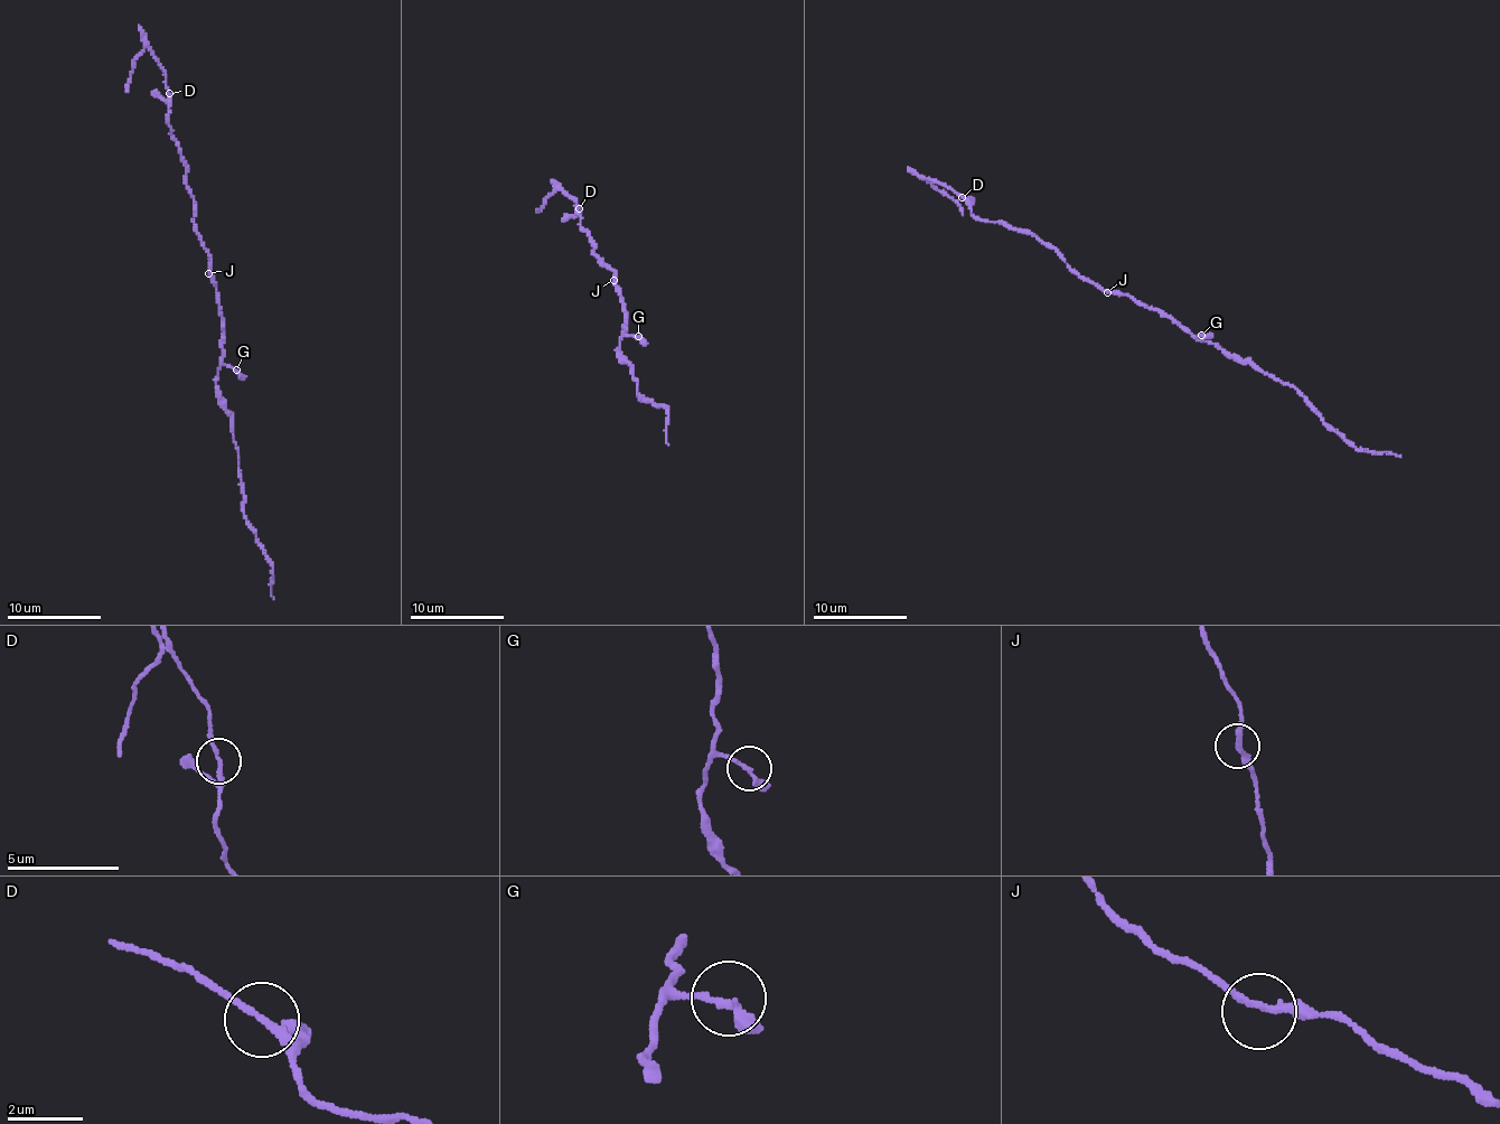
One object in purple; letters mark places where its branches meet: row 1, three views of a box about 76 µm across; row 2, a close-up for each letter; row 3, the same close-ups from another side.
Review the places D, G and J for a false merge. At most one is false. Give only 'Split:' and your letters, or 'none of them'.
Split: D

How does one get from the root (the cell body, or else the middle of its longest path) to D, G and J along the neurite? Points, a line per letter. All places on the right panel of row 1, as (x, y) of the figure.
D: (1137, 303), (1126, 294), (1097, 288), (1069, 268), (1056, 250), (1034, 236), (1002, 223), (981, 221), (962, 198)
G: (1137, 303), (1161, 310), (1194, 335), (1201, 335)
J: (1137, 303), (1126, 294), (1107, 292)

